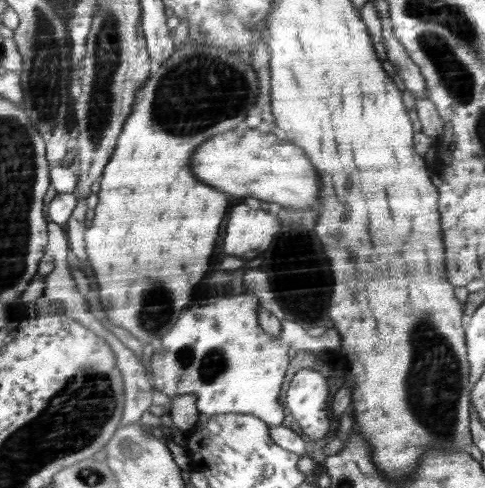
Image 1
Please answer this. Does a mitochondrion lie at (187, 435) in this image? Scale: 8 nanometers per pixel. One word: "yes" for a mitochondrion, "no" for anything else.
no

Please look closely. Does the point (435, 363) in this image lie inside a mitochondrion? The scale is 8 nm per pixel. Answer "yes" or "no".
yes

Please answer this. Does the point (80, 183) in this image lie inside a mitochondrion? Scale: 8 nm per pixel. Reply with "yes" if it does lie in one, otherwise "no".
no

